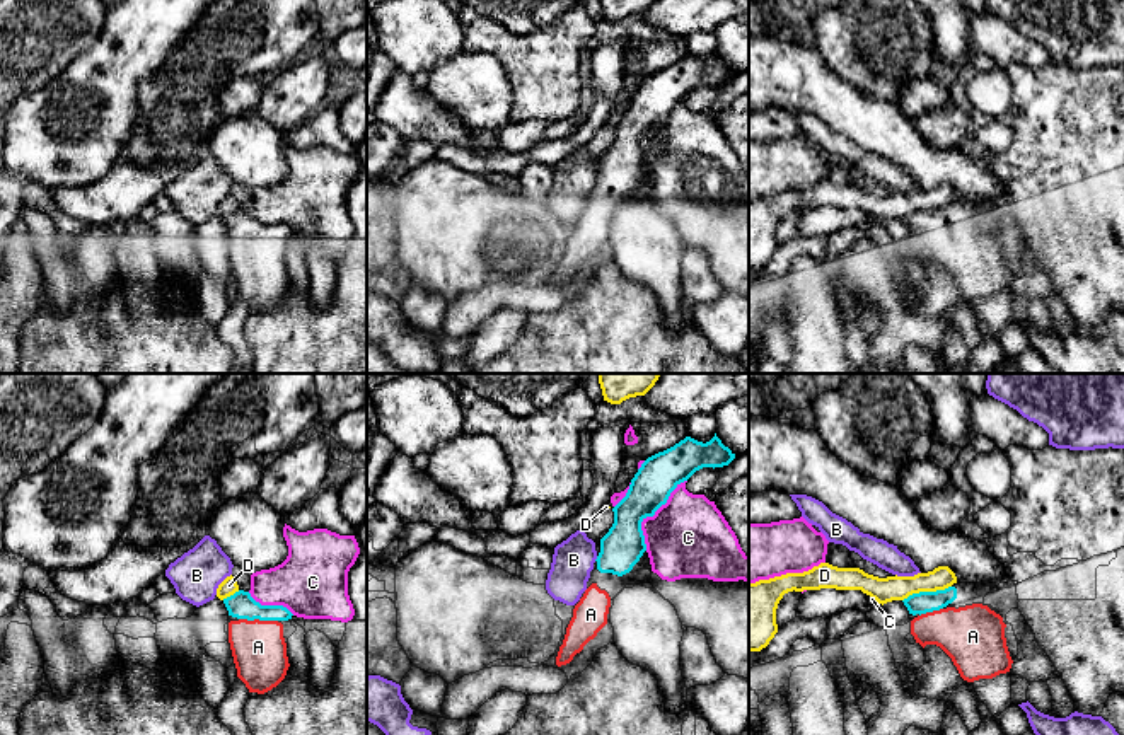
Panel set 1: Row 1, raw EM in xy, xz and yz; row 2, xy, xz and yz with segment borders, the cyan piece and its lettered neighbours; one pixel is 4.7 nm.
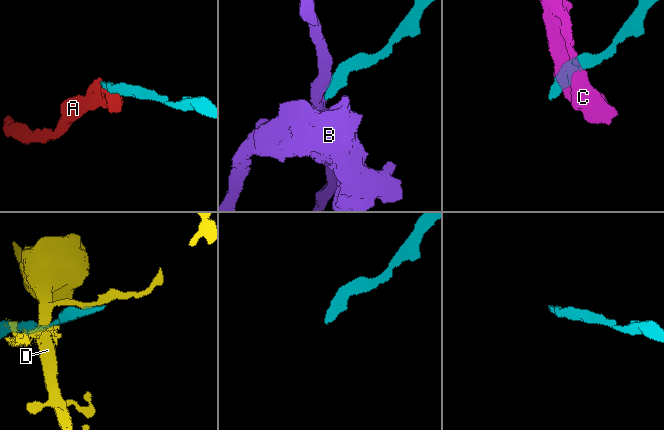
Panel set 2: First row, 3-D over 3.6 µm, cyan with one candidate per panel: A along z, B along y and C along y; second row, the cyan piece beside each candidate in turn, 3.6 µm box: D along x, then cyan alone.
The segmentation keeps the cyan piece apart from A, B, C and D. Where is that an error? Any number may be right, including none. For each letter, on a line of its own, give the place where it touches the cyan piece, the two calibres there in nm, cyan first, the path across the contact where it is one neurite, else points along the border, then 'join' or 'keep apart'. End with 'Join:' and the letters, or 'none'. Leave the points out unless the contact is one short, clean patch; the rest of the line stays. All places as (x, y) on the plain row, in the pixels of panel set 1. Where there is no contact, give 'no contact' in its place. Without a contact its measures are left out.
A: meets cyan in xy at (258, 236); 120 nm thick on the cyan side, 260 nm on the other; runs through xy (241, 222), (258, 236), (258, 265); join
B: meets cyan in xz at (597, 176); 200 nm thick on the cyan side, 190 nm on the other; border along xz (597, 174), (594, 178); keep apart
C: meets cyan in xz at (652, 133); 200 nm thick on the cyan side, 380 nm on the other; keep apart
D: meets cyan in yz at (927, 210); 100 nm thick on the cyan side, 120 nm on the other; border along yz (950, 203), (940, 208), (913, 210), (903, 219); keep apart
Join: A

